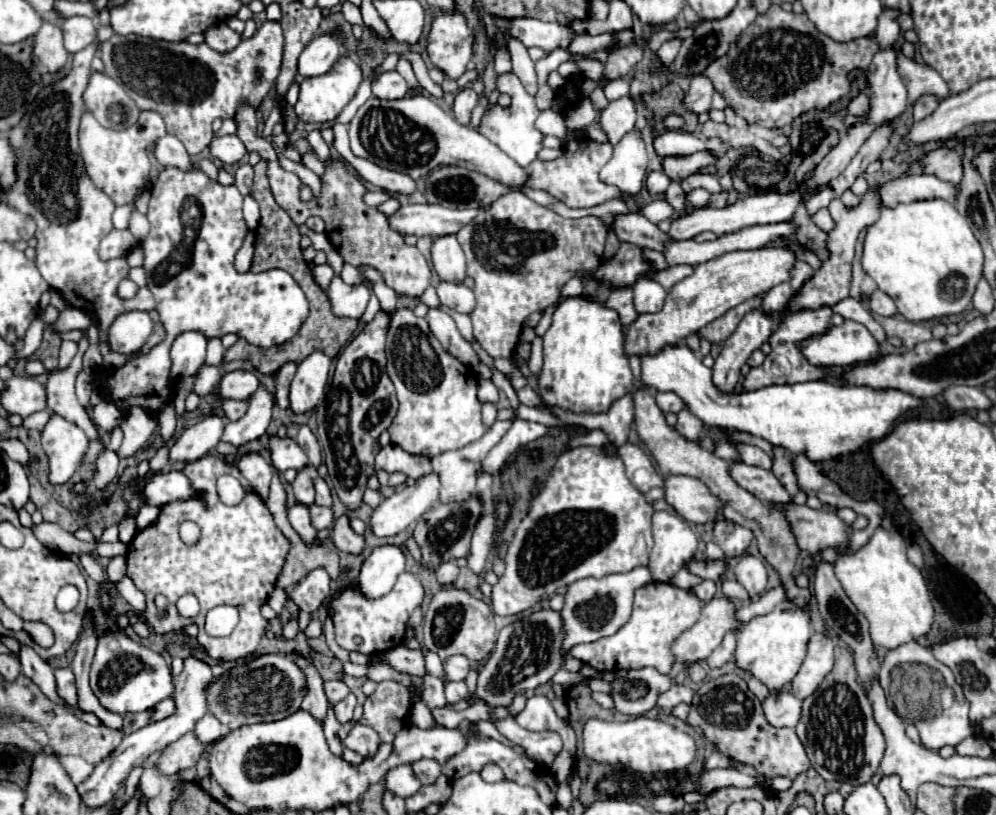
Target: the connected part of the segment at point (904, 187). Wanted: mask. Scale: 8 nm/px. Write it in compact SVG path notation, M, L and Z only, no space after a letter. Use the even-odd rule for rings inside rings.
M918 174L918 176L900 176L886 184L880 184L882 206L896 206L900 202L914 202L914 200L930 200L942 198L946 202L954 202L958 188L950 182L944 182L932 174Z

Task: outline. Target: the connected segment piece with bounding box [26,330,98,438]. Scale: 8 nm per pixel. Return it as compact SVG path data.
M83 330L83 337L78 342L78 353L70 362L70 366L47 372L39 360L31 360L26 364L26 372L30 376L38 376L43 373L48 376L48 382L45 384L46 401L48 408L54 414L60 414L68 422L80 426L88 434L88 438L98 438L96 426L92 424L92 420L88 418L88 412L82 408L82 404L78 402L78 398L74 394L74 382L76 382L76 376L84 370L82 357L88 347L87 330Z

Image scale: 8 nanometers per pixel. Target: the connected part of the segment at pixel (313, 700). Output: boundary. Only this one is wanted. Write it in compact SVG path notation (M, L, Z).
M292 654L290 656L296 666L300 666L300 670L304 670L306 674L306 696L302 700L302 710L310 712L312 716L316 716L318 720L324 718L326 714L326 708L328 708L328 698L324 694L324 688L322 688L322 678L316 670L316 666L312 664L310 658L302 656L302 654Z

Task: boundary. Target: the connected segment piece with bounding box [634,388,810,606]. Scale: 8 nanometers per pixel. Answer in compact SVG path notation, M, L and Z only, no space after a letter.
M636 388L634 390L634 420L636 420L636 432L640 436L640 440L646 444L646 448L654 454L658 466L660 466L660 472L664 476L670 476L670 474L686 474L686 476L694 476L698 480L702 480L712 494L716 494L720 500L724 500L724 512L722 516L726 520L732 520L748 530L754 532L754 538L756 538L756 544L760 548L760 554L766 558L766 562L770 562L774 566L774 570L782 576L782 584L786 586L786 594L788 598L796 604L796 606L806 606L806 602L810 600L810 590L806 588L798 588L794 584L794 578L792 578L792 570L794 570L794 562L796 562L796 556L798 556L798 546L794 542L794 536L788 528L788 522L786 518L768 508L766 504L762 504L756 496L752 496L750 492L742 490L732 478L730 478L730 462L706 452L698 442L692 442L692 440L686 440L684 436L680 436L674 428L670 428L664 420L664 412L656 406L656 400L654 400L654 392L652 390L640 390Z

